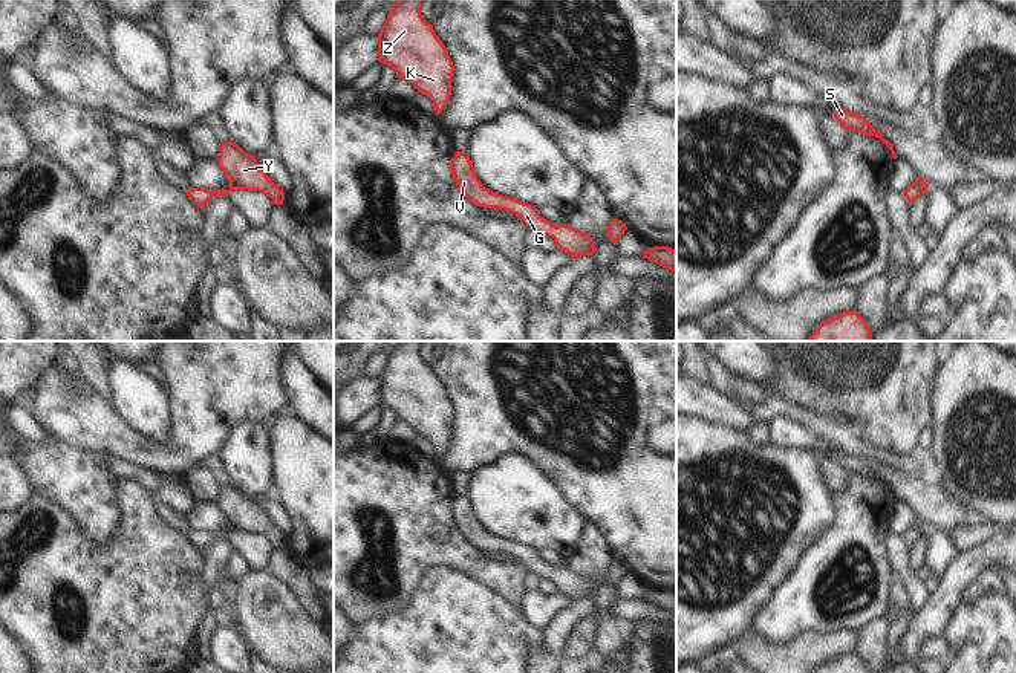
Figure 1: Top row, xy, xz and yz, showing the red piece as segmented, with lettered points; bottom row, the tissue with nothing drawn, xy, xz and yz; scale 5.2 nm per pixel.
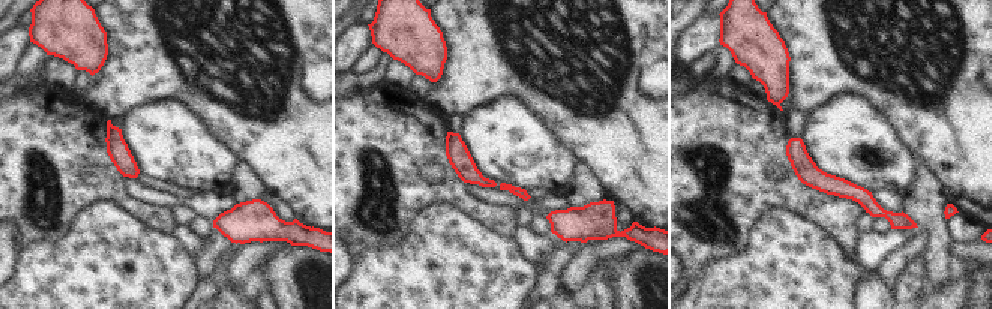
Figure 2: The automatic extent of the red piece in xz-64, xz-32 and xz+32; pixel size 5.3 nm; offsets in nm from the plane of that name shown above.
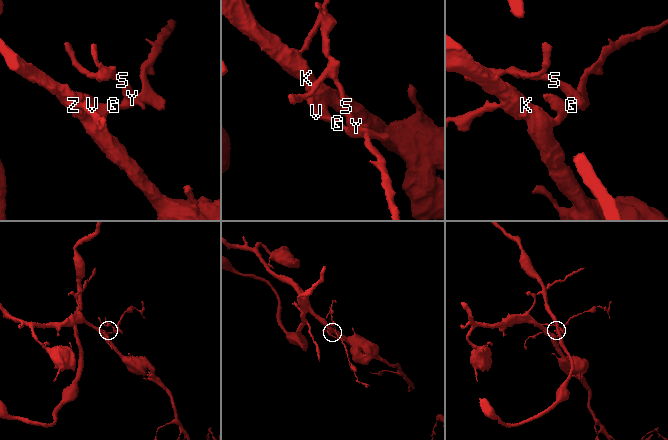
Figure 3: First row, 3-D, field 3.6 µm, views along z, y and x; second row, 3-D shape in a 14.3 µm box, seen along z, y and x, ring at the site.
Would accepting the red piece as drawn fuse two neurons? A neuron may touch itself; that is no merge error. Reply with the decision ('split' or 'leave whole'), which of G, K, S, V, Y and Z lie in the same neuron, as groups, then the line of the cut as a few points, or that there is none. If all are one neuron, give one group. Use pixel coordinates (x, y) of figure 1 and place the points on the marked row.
leave whole | G K S V Y Z | no cut

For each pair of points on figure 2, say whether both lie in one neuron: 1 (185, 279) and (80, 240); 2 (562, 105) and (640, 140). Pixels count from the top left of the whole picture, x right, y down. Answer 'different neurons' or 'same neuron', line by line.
1: same neuron
2: same neuron

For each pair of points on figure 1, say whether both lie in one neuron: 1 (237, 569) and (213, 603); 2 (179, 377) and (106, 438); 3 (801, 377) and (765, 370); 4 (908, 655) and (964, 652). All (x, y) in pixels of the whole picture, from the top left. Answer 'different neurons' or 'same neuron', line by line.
1: same neuron
2: same neuron
3: different neurons
4: different neurons

